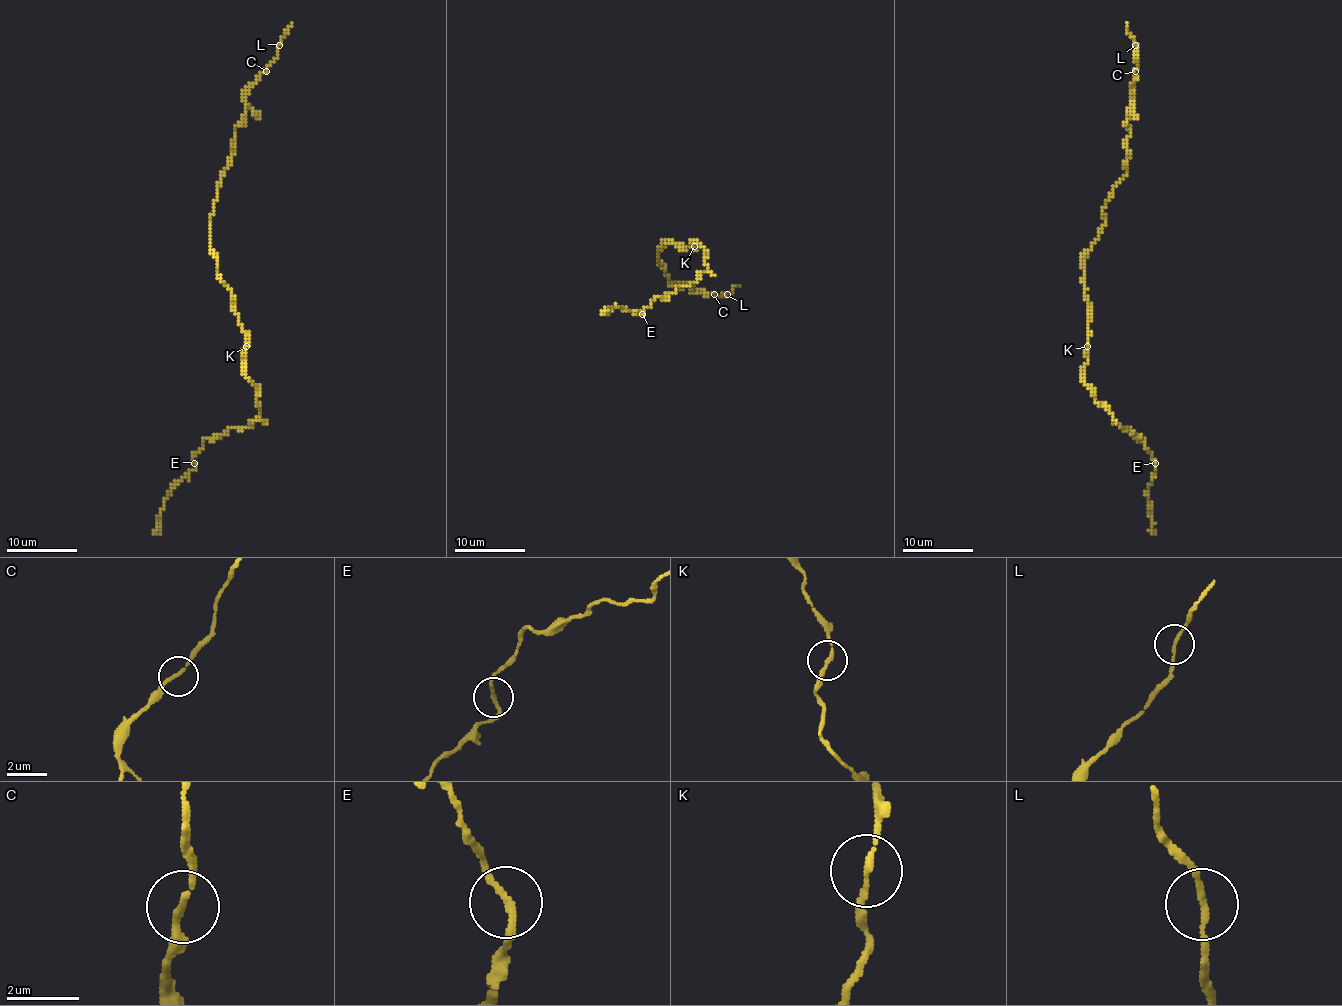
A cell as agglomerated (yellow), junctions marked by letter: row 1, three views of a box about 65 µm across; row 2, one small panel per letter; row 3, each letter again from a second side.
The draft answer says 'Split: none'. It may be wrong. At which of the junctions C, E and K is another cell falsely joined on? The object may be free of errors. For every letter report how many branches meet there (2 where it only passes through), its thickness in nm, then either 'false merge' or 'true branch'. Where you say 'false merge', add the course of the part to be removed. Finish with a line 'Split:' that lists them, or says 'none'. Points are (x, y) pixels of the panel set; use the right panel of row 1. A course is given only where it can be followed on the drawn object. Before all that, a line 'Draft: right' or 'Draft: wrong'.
Draft: right
C: 2 branches meet; 160 nm thick; true branch
E: 2 branches meet; 180 nm thick; true branch
K: 2 branches meet; 140 nm thick; true branch
Split: none

